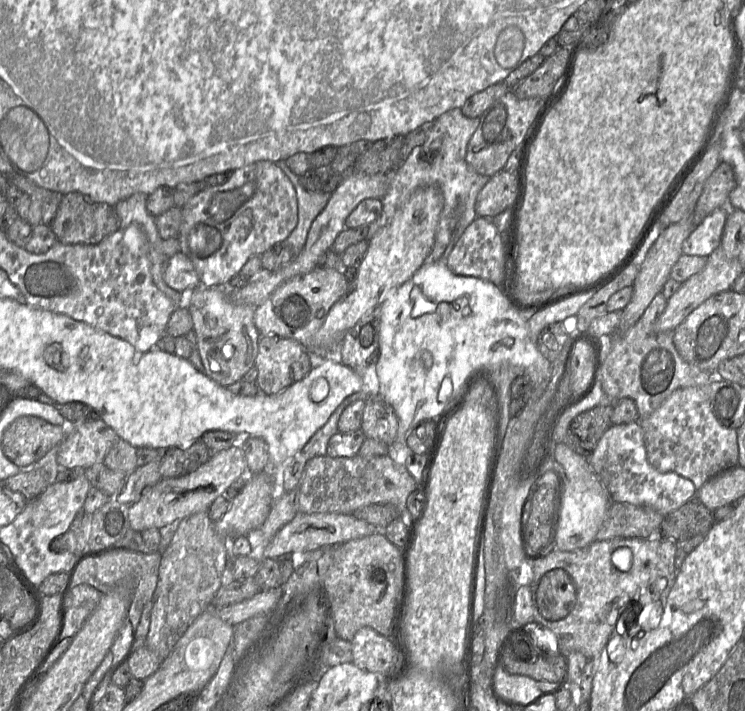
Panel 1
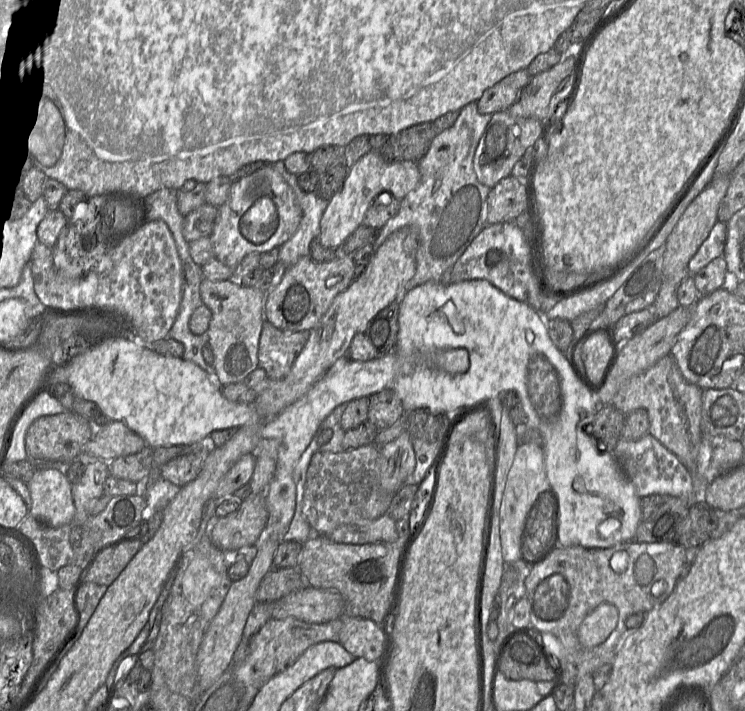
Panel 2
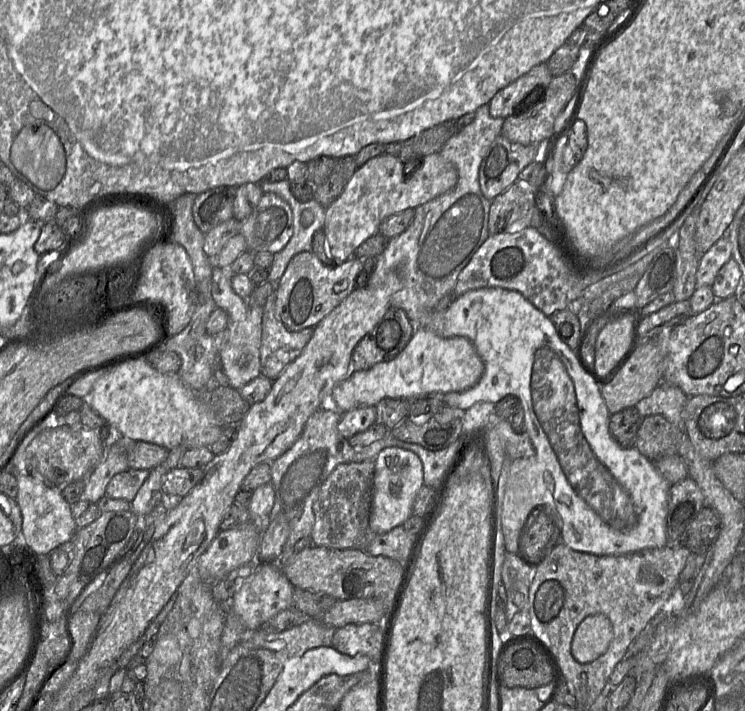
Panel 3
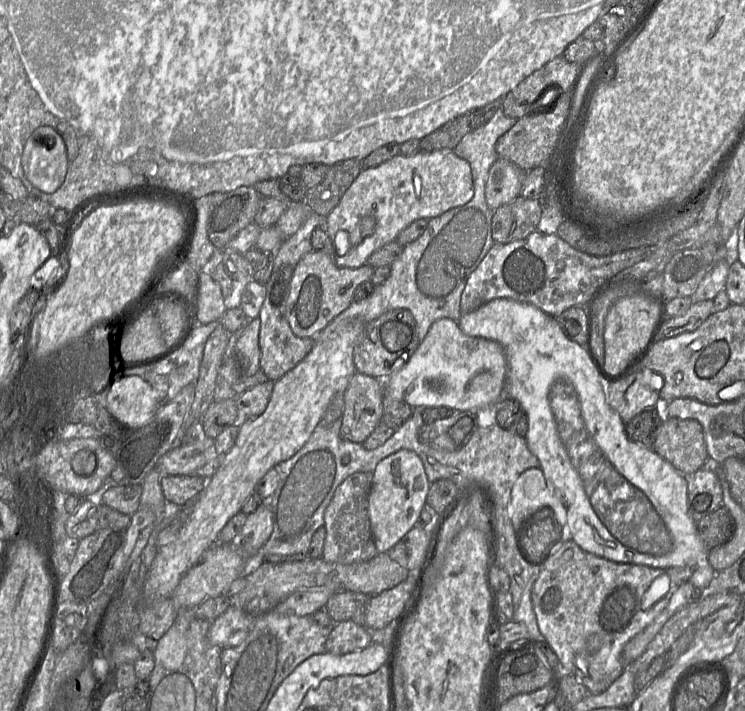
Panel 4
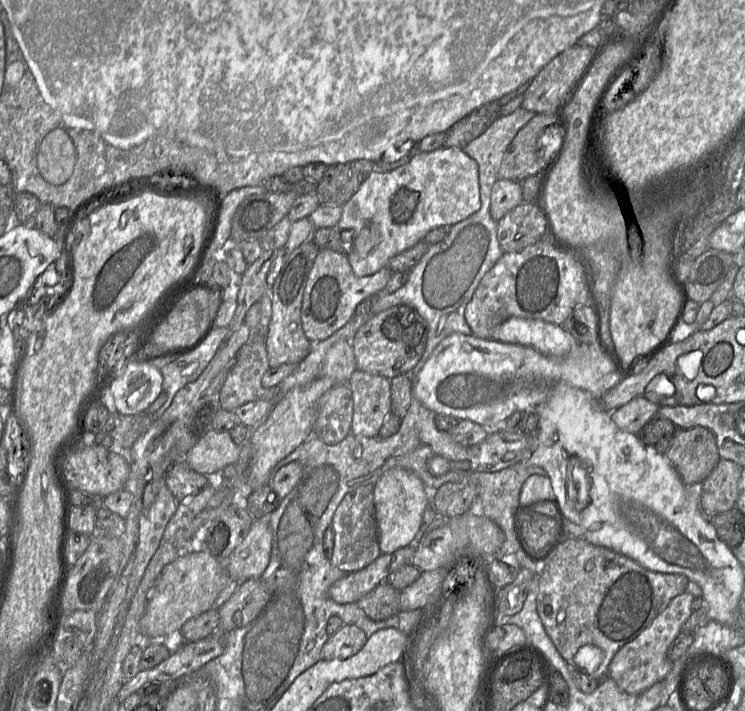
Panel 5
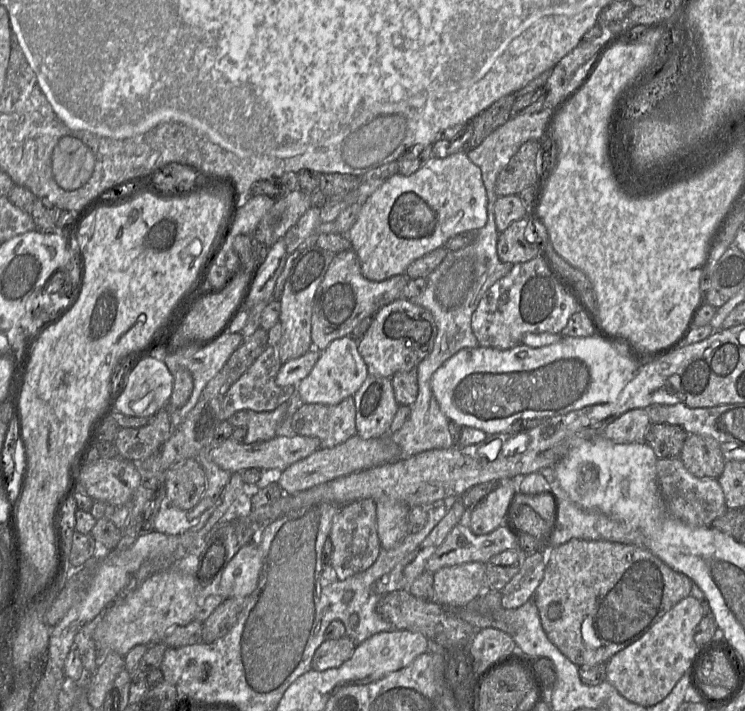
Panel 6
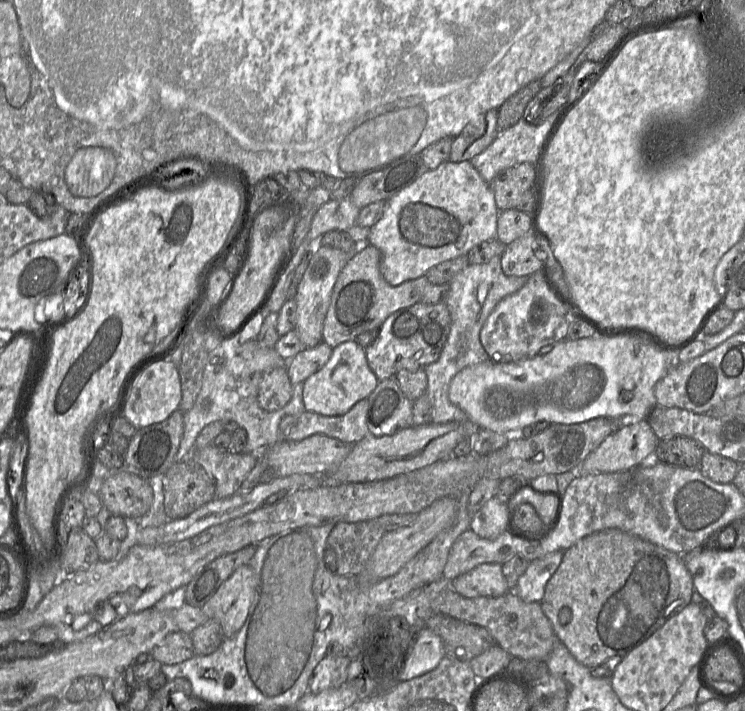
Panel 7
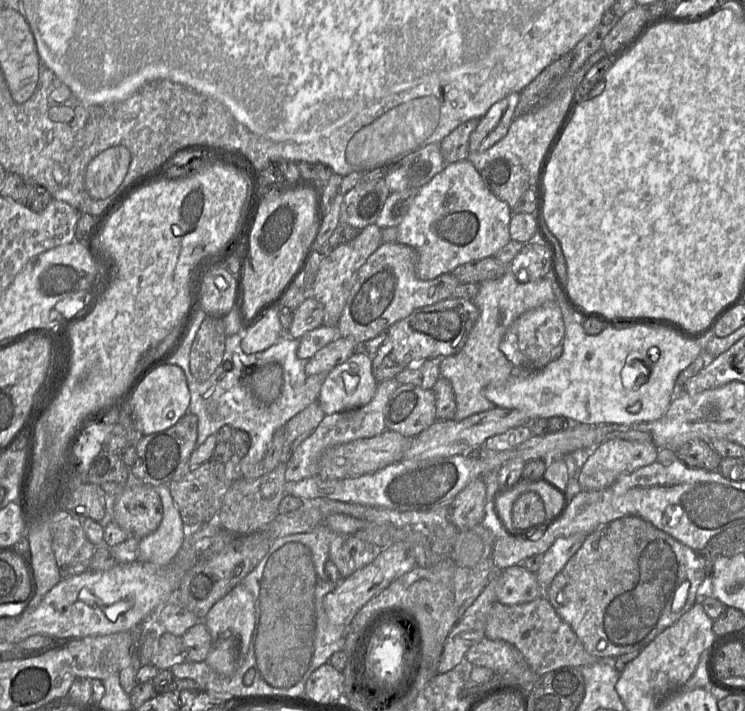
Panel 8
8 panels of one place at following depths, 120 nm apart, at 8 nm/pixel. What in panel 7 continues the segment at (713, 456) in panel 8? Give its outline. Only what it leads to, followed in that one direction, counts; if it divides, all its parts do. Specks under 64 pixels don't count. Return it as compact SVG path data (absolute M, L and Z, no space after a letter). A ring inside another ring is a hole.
M674 436L658 441L655 458L681 467L700 469L705 452L705 447L699 441L686 436Z

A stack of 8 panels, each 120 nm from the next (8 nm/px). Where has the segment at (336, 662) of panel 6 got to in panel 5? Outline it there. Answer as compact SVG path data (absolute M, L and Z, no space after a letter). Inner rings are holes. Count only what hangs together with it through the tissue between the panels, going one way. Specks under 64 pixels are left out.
M344 624L324 644L321 658L325 660L345 659L359 652L368 637L356 625Z

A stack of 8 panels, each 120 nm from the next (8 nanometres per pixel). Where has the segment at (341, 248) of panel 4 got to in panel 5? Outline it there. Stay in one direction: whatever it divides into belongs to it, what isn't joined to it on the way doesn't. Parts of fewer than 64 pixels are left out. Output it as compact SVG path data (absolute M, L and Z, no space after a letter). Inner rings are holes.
M442 147L431 152L420 152L411 160L389 172L372 172L358 191L342 206L343 211L337 224L345 243L345 252L353 272L359 276L374 274L385 268L390 258L411 248L436 227L450 227L477 212L481 207L479 168L477 162L465 153L463 148ZM374 224L374 237L369 235L368 243L377 238L377 244L367 254L357 249L357 237L364 227Z

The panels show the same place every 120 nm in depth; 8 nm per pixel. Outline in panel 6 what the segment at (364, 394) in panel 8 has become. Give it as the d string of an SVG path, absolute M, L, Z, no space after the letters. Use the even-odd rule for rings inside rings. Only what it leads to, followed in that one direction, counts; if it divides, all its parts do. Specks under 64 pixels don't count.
M347 335L334 339L327 345L311 371L300 381L298 392L303 403L336 405L356 393L369 374L357 340L352 335Z

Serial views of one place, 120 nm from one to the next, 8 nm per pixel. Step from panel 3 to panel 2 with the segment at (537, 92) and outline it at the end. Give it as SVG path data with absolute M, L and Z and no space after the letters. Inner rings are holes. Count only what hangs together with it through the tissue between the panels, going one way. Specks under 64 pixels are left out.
M524 69L510 74L491 88L486 89L476 102L478 112L485 115L508 110L531 78L527 69Z

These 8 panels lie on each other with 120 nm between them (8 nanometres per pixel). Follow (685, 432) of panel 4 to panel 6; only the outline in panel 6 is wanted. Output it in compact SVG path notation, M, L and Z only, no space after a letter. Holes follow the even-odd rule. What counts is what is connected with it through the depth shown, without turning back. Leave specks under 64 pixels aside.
M689 434L679 458L698 478L718 479L727 462L715 439L697 434Z

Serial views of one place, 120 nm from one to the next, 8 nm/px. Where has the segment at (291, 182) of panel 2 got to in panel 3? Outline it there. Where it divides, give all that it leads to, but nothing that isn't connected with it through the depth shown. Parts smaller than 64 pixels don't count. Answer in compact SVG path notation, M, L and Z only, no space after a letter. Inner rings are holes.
M264 177L259 183L265 192L273 192L284 199L293 212L293 235L286 246L274 255L269 268L268 280L277 283L295 255L312 250L315 233L324 226L326 208L314 199L298 200L291 191L288 179L275 181Z

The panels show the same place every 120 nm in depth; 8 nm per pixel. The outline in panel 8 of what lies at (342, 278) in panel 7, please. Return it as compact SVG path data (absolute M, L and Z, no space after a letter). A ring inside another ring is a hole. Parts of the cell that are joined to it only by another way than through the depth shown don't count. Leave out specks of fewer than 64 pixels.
M399 242L383 243L359 269L337 322L339 336L363 344L414 310L452 298L461 283L452 273L421 280L416 273L417 251Z

